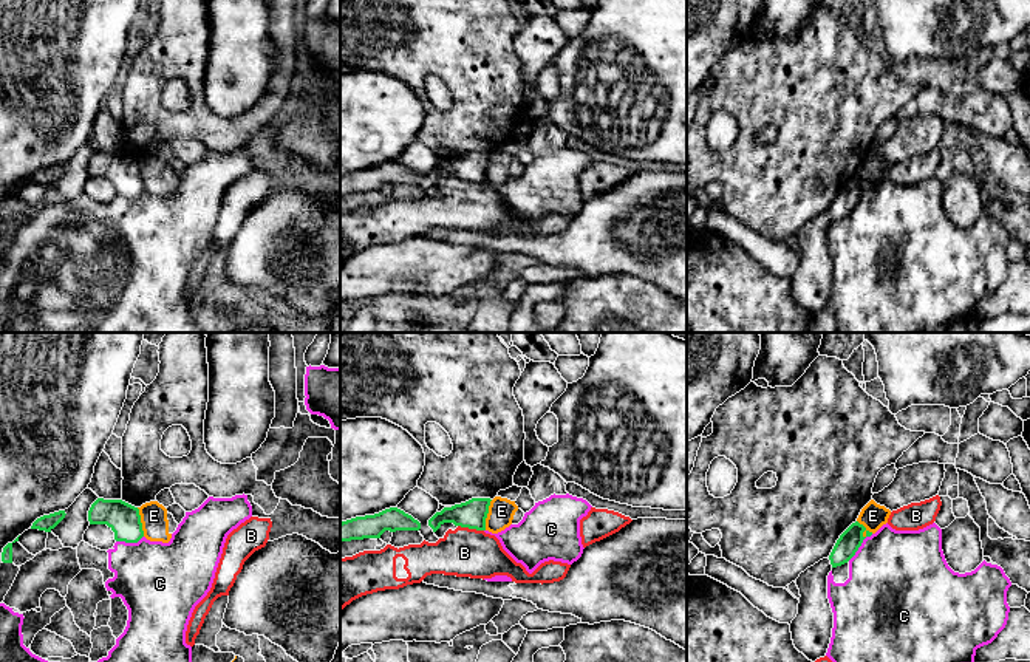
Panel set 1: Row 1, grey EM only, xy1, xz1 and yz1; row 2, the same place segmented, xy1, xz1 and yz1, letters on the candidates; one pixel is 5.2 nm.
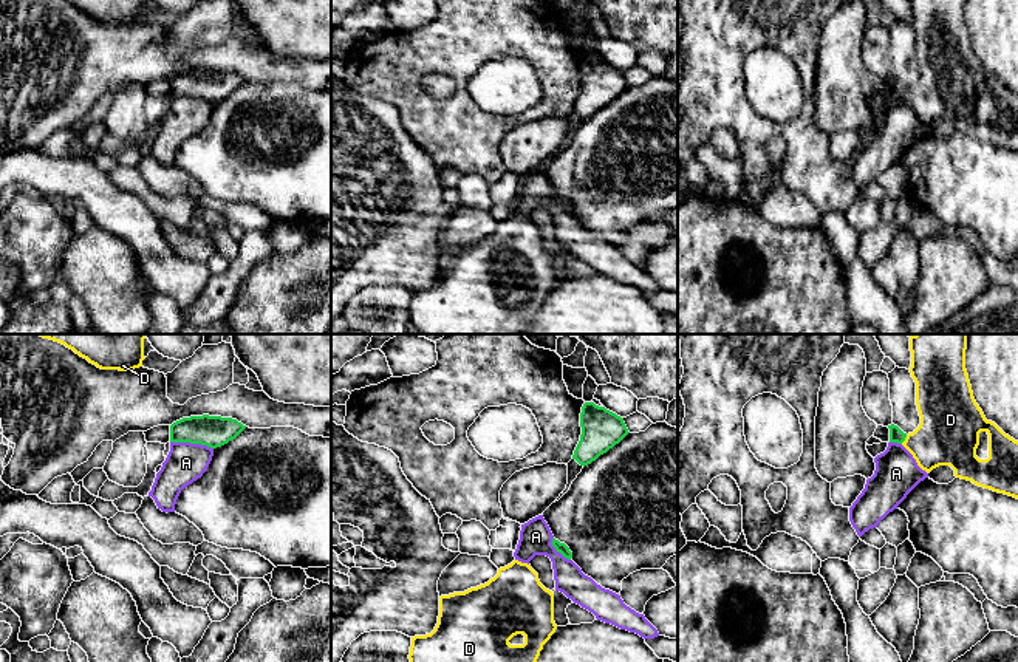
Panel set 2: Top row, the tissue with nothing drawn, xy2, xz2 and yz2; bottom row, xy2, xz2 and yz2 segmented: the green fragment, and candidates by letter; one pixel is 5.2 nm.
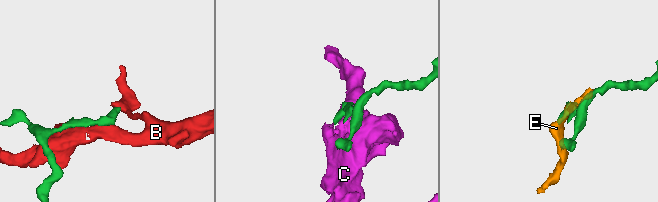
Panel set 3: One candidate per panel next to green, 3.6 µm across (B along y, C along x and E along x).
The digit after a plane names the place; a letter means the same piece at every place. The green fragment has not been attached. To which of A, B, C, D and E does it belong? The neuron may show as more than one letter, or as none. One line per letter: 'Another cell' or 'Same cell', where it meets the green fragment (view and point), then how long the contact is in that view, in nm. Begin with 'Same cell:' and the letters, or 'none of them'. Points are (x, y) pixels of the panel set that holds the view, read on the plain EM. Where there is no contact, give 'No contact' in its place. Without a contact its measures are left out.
Same cell: D
A: Another cell. Touches green at xy2 (192, 96). Shared border 220 nm
B: Another cell. Touches green at xz1 (470, 181). Shared border 140 nm
C: Another cell. Touches green at yz1 (860, 198). Shared border 190 nm
D: Same cell. Touches green at yz2 (904, 93). Shared border 60 nm
E: Another cell. Touches green at xz1 (486, 169). Shared border 170 nm

